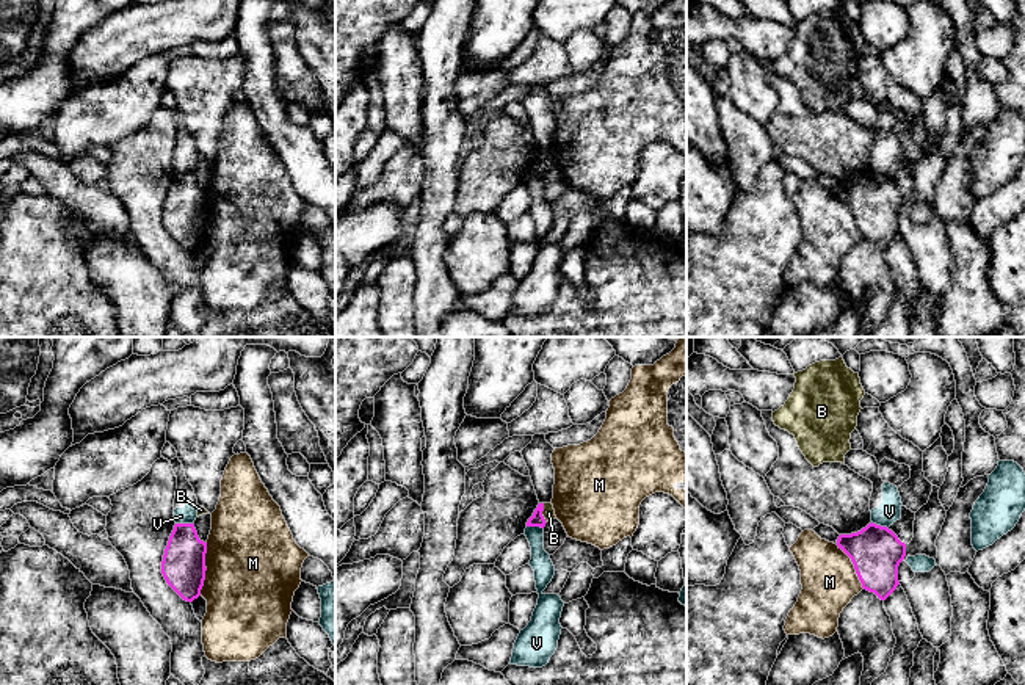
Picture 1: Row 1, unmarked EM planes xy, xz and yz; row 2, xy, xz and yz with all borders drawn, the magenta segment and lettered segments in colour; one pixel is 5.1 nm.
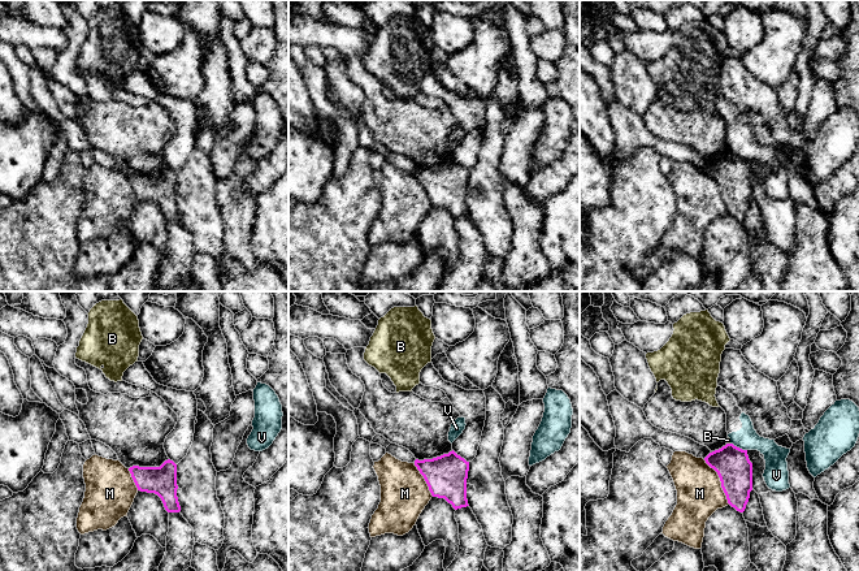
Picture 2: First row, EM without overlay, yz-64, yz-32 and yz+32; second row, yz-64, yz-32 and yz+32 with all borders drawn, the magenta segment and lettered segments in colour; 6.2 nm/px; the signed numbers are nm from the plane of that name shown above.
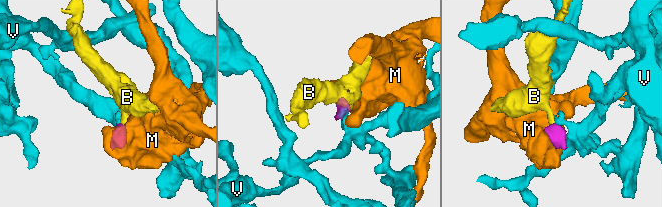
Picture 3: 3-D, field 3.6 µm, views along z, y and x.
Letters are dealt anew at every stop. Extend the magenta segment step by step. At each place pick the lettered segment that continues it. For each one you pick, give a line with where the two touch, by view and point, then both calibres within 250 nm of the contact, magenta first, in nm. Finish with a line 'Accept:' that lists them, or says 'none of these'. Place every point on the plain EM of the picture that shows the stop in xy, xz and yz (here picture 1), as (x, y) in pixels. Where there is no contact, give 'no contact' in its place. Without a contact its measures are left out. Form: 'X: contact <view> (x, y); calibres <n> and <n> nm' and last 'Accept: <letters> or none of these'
Accept: none of these

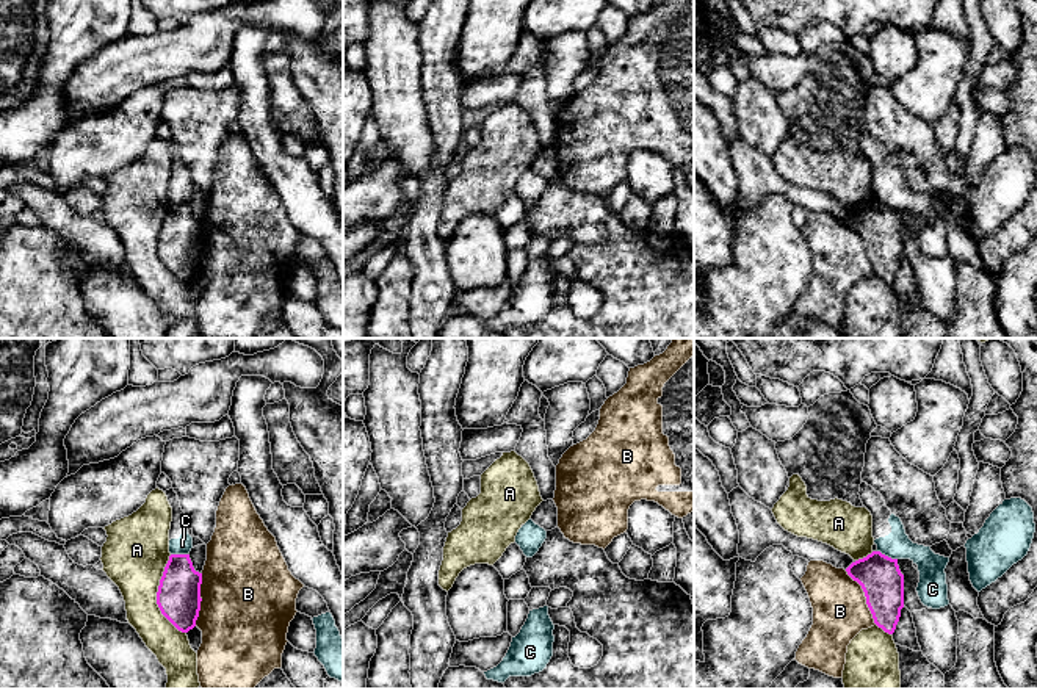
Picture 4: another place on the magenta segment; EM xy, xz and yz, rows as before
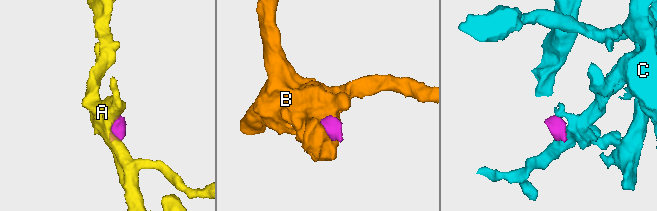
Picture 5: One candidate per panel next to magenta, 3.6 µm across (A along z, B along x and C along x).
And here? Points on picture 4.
Accept: none of these

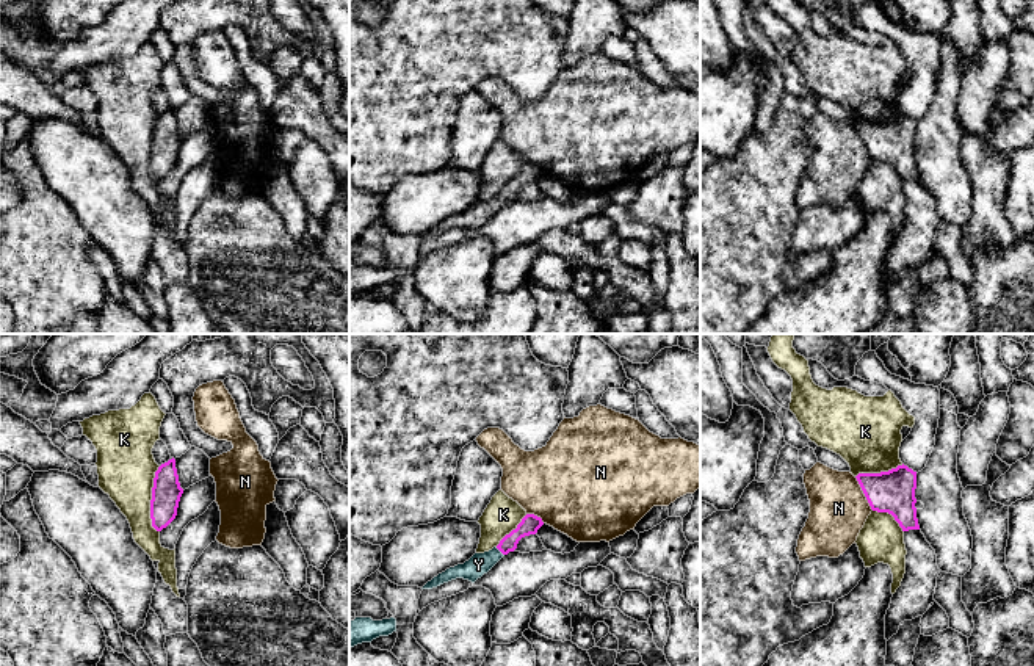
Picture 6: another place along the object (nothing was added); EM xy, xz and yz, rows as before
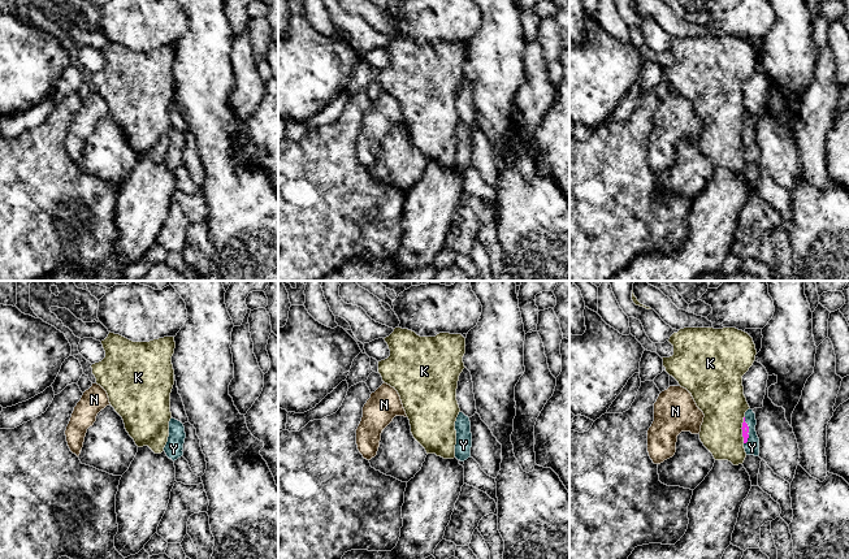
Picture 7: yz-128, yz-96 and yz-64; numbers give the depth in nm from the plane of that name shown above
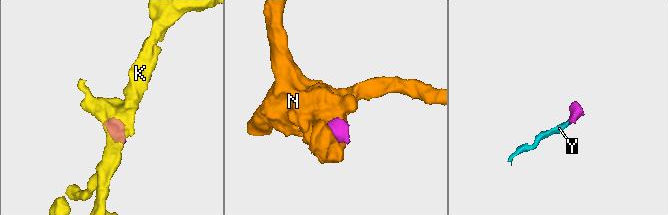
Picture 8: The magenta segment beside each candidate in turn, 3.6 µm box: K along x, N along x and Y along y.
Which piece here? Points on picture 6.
Y: contact xz (500, 199); calibres 100 and 110 nm
Accept: Y

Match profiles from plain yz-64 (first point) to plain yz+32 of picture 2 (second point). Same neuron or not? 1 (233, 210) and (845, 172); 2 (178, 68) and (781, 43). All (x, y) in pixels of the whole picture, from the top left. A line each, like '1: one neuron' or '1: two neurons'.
1: two neurons
2: one neuron

